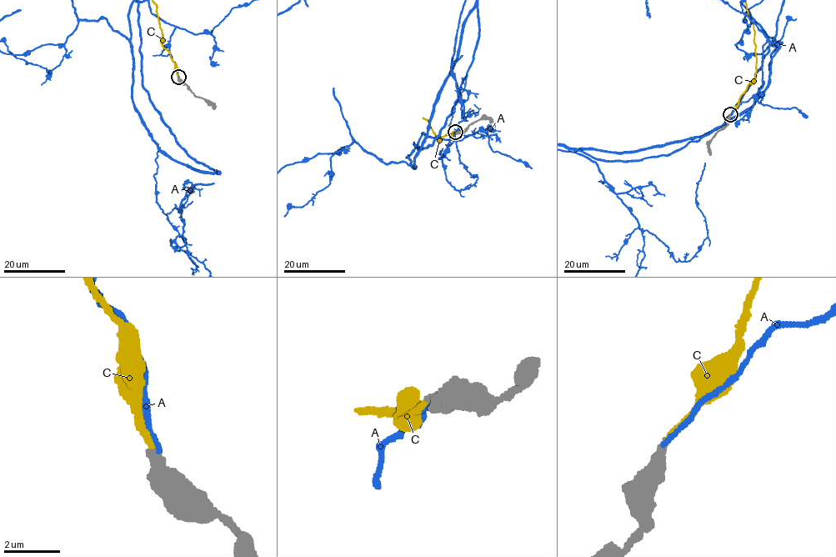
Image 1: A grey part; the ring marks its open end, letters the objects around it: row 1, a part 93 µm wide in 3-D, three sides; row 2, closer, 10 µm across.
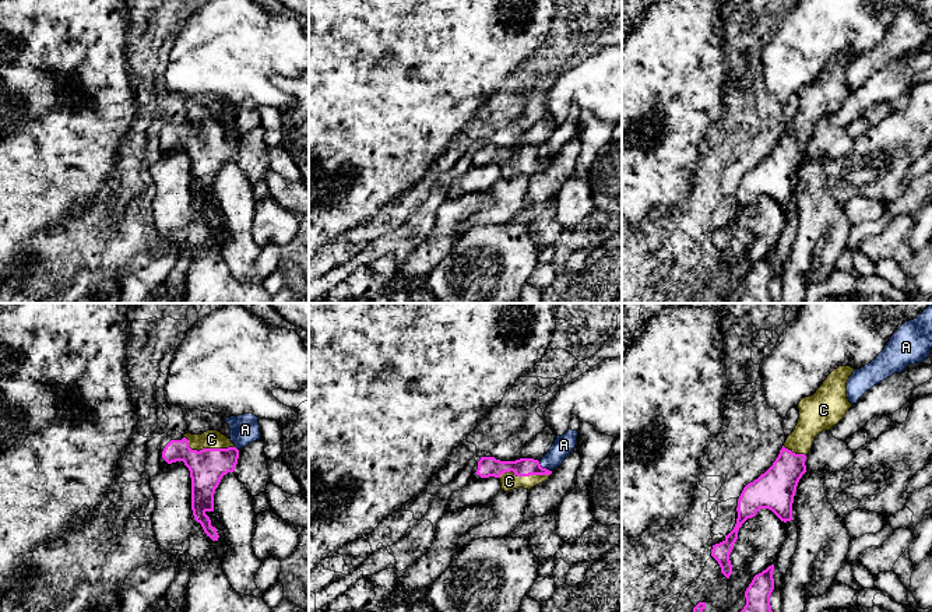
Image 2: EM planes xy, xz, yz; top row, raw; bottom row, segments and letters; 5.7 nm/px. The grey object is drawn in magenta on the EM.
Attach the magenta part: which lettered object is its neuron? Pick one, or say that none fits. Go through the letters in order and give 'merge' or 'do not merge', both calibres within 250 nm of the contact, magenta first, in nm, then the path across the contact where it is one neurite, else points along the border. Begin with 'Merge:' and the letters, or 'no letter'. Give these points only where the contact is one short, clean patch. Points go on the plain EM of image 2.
Merge: C
A: do not merge; 110 nm thick on the magenta side, 120 nm on the other; border along xz (538, 148), (551, 158)
C: merge; 200 nm thick on the magenta side, 110 nm on the other; runs through xy (207, 154), (207, 136), (211, 126)

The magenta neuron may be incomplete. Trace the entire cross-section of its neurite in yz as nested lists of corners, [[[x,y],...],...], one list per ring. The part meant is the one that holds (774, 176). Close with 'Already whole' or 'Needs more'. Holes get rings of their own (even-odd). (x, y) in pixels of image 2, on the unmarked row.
[[[838,53],[813,82],[799,88],[798,110],[778,144],[764,161],[743,175],[738,186],[734,217],[711,236],[711,243],[727,265],[732,261],[729,242],[738,226],[738,218],[748,205],[755,204],[760,196],[769,196],[784,210],[792,207],[794,183],[799,166],[806,159],[806,141],[815,124],[836,113],[852,94],[847,85],[847,68],[854,57],[857,56],[851,53]]]. Needs more

